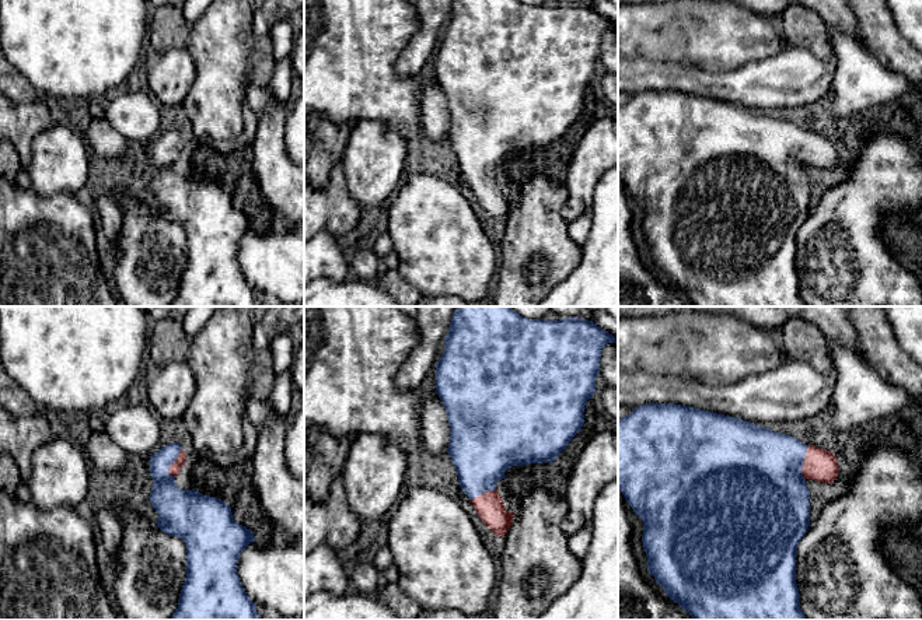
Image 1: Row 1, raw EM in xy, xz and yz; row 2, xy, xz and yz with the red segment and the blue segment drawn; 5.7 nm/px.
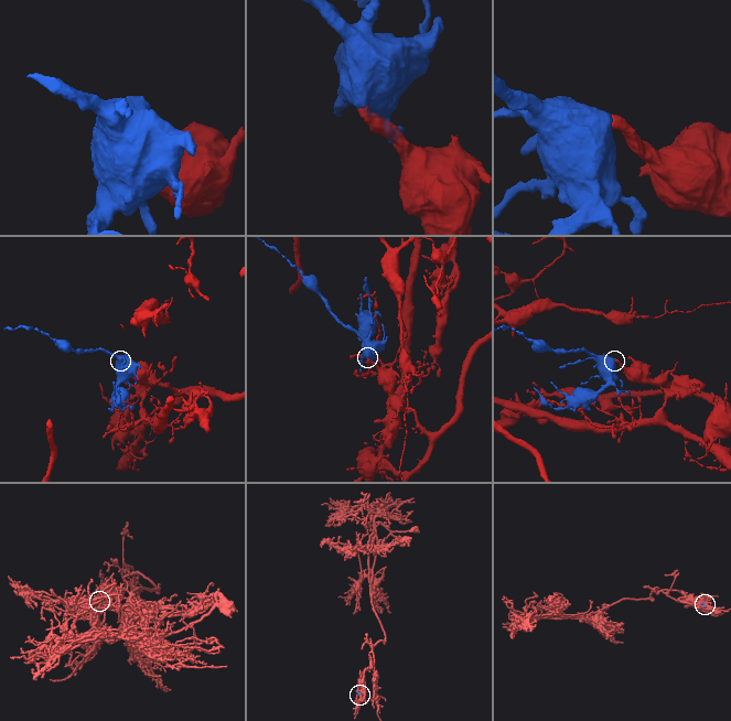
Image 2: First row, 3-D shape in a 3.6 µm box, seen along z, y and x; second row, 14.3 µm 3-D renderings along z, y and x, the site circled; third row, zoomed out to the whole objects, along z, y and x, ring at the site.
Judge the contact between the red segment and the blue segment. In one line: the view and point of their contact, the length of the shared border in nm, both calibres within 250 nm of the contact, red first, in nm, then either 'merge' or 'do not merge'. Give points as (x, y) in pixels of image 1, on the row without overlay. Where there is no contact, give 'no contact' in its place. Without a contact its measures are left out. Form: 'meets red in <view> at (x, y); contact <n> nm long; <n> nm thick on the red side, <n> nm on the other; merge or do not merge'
meets red in yz at (803, 149); contact 200 nm long; 190 nm thick on the red side, 460 nm on the other; merge

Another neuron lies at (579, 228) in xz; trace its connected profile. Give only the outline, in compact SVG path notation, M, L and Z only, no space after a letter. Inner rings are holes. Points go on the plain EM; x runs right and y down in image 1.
M586 210L577 216L573 221L567 223L569 237L582 248L589 237L591 228L593 211Z

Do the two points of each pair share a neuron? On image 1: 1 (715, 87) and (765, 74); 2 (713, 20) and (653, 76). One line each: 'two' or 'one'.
1: one
2: two

